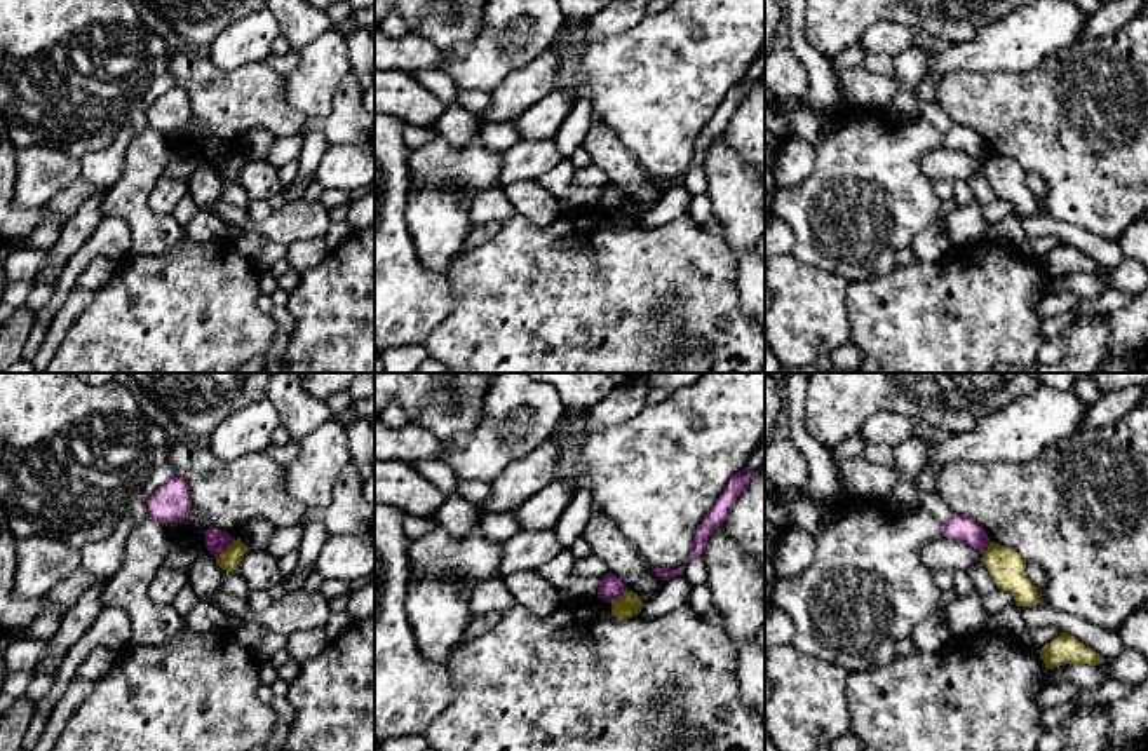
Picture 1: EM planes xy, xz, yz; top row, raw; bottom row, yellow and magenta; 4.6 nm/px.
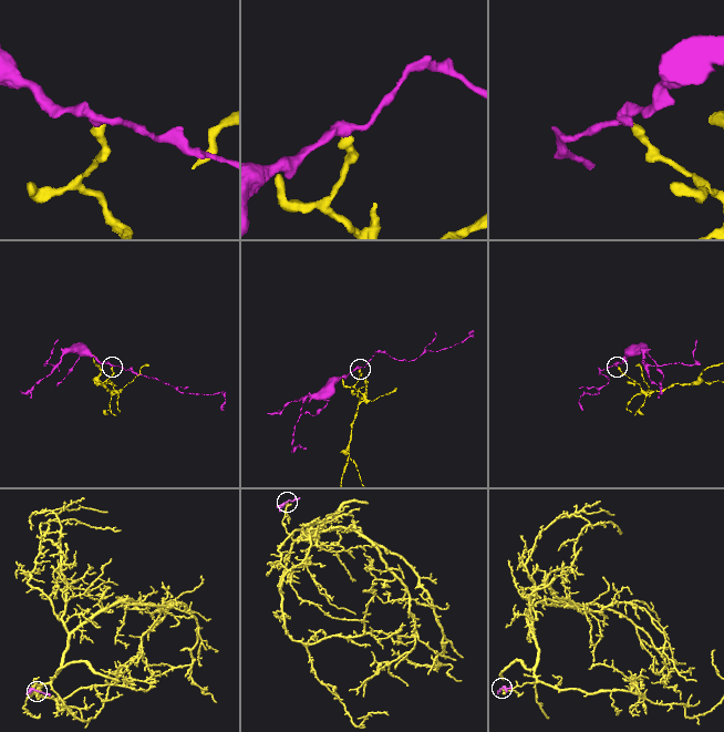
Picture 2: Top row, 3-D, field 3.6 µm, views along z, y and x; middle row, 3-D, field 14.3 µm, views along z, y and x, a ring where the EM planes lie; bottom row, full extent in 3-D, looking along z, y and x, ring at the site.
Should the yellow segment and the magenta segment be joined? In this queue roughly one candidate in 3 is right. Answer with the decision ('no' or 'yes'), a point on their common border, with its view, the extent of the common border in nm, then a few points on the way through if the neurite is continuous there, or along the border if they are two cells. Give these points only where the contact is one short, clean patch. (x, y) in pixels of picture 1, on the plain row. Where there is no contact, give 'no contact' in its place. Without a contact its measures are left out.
no; meets yellow in xy at (227, 159); contact 130 nm long; border along xy (234, 148), (215, 166)

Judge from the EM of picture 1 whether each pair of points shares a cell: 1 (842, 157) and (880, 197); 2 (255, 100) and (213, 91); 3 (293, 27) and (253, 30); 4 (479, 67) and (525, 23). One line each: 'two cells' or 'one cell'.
1: one cell
2: one cell
3: two cells
4: one cell

